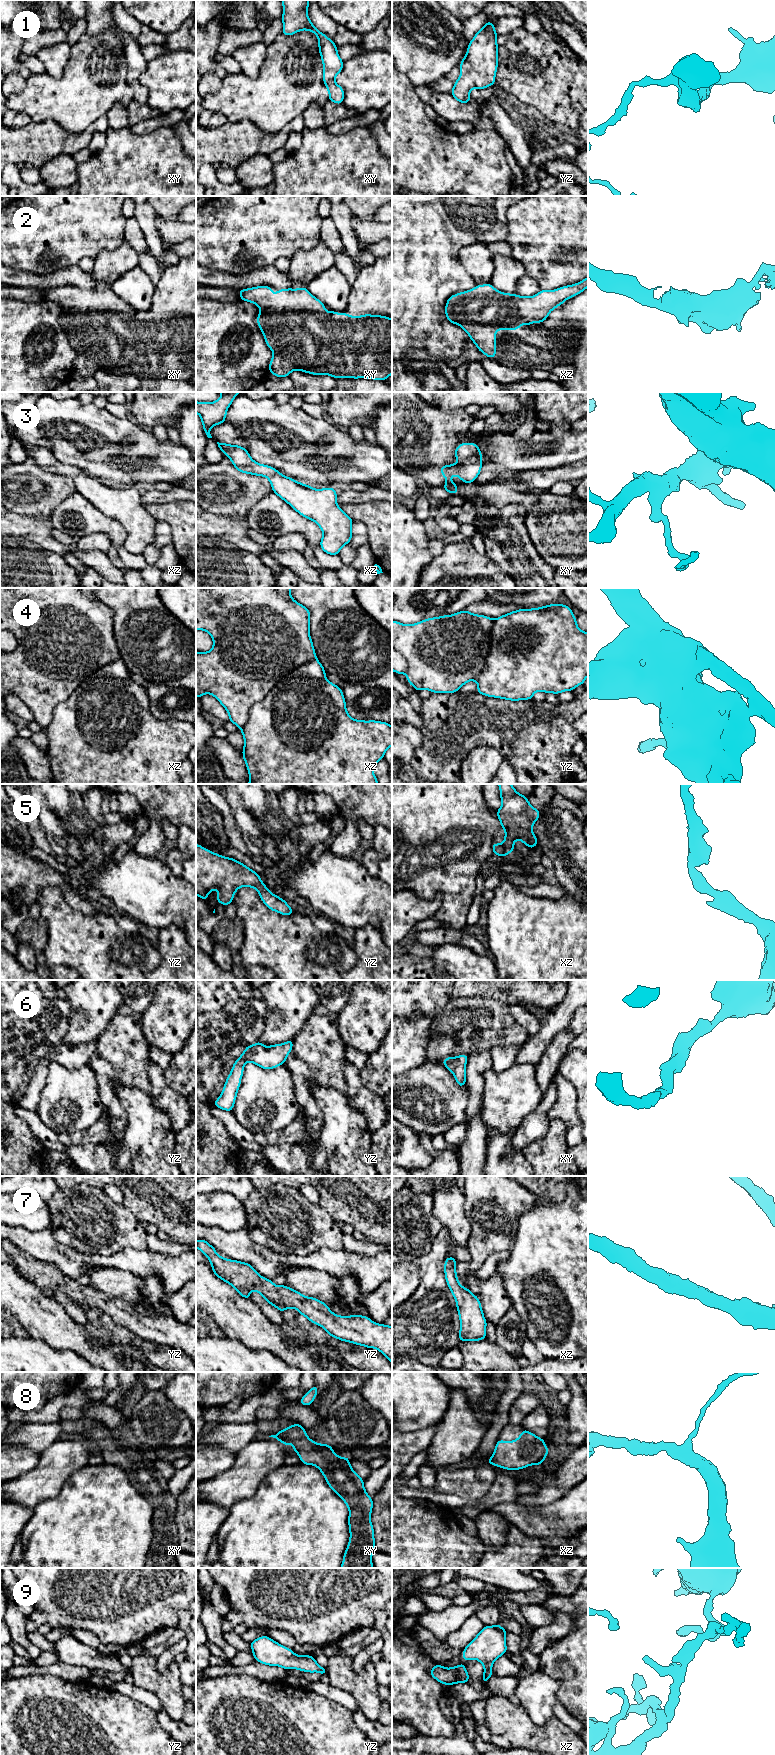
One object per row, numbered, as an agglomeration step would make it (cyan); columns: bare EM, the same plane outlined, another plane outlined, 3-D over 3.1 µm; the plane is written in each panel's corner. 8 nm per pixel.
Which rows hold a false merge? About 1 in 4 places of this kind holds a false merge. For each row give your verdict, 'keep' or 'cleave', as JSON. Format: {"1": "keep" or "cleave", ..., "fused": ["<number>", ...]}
{"1": "keep", "2": "keep", "3": "keep", "4": "cleave", "5": "keep", "6": "keep", "7": "keep", "8": "keep", "9": "keep", "fused": ["4"]}

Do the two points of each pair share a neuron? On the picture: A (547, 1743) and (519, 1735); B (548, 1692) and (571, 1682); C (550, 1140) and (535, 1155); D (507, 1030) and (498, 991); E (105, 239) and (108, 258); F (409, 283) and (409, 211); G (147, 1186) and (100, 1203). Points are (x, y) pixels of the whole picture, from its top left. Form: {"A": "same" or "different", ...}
{"A": "same", "B": "different", "C": "same", "D": "different", "E": "different", "F": "same", "G": "different"}

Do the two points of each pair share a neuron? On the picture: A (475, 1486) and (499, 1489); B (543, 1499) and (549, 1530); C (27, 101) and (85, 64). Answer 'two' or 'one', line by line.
A: two
B: two
C: one

